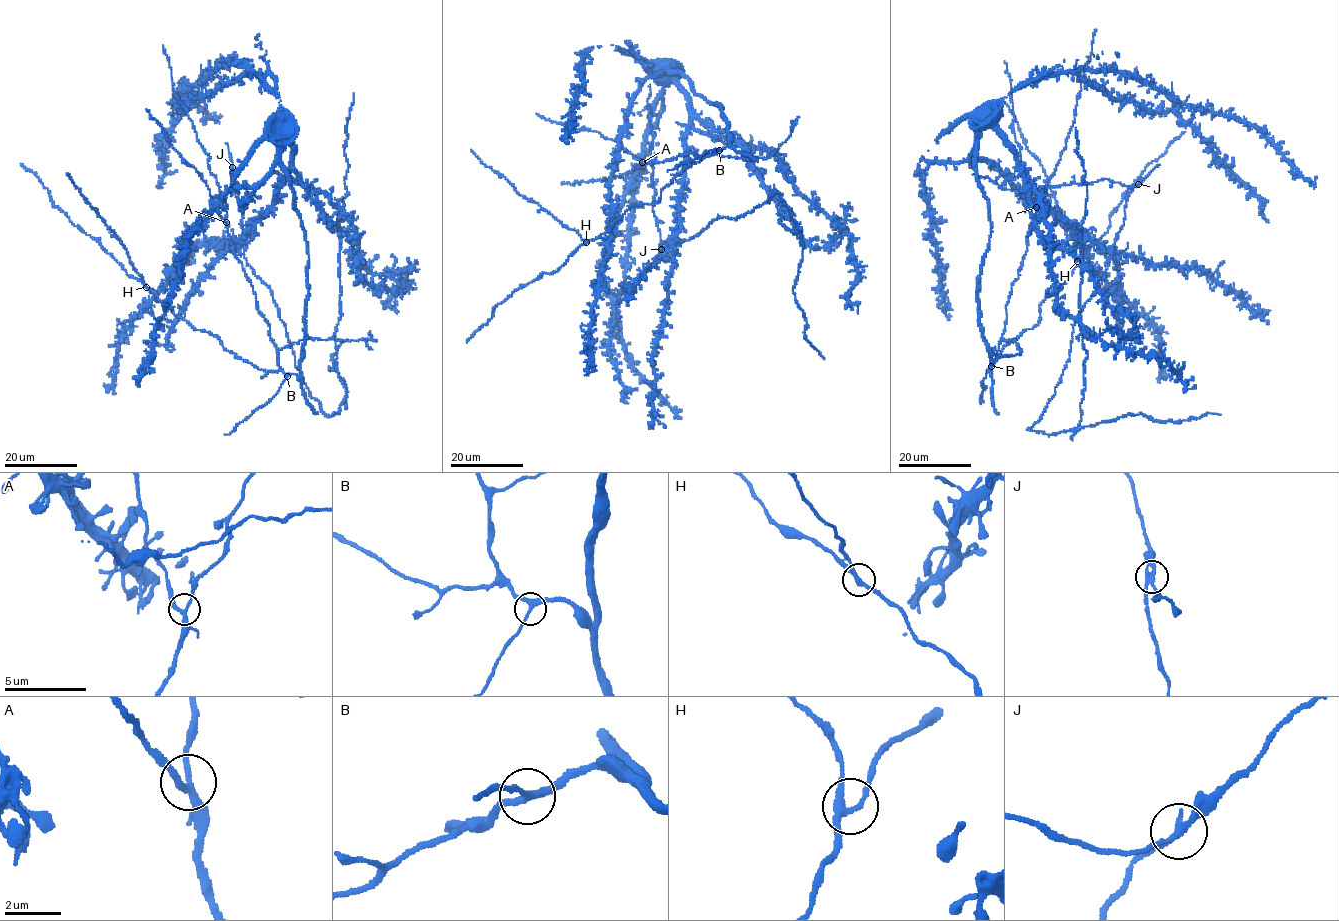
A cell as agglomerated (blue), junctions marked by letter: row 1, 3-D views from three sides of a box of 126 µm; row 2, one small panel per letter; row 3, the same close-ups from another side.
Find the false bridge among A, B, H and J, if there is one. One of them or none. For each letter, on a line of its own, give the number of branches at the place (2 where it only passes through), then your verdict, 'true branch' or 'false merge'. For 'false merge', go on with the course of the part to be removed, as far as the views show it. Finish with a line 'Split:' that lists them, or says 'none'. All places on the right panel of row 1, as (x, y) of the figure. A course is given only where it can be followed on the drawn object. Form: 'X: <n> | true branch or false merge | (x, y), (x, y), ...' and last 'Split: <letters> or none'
A: 3 | true branch
B: 3 | true branch
H: 3 | true branch
J: 3 | false merge | (1138, 184), (1126, 186), (1103, 179), (1086, 184), (1051, 186), (1022, 196), (1003, 189), (988, 177), (972, 174)
Split: J

